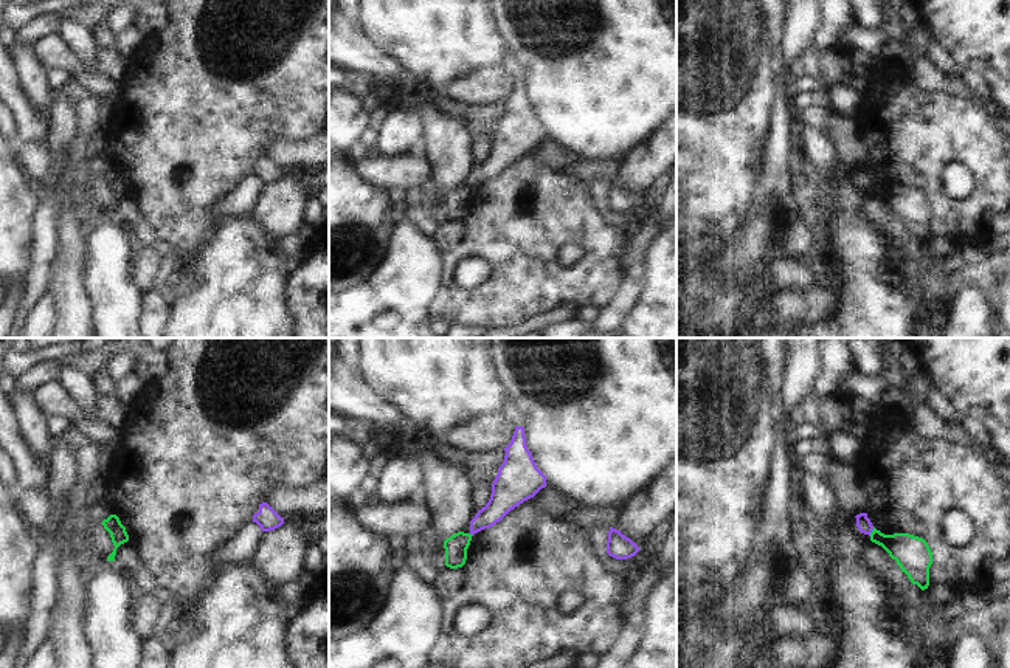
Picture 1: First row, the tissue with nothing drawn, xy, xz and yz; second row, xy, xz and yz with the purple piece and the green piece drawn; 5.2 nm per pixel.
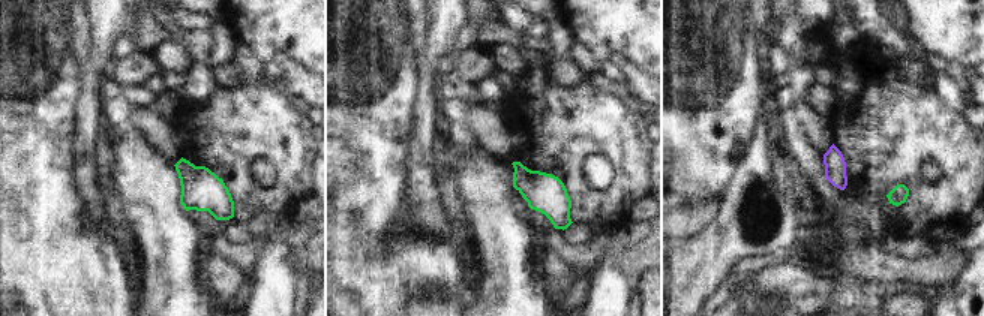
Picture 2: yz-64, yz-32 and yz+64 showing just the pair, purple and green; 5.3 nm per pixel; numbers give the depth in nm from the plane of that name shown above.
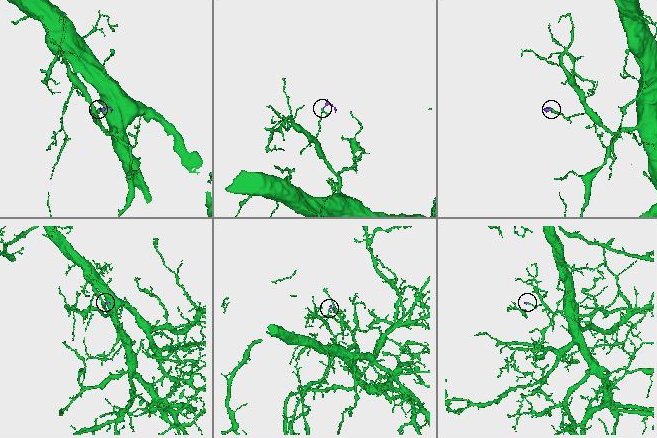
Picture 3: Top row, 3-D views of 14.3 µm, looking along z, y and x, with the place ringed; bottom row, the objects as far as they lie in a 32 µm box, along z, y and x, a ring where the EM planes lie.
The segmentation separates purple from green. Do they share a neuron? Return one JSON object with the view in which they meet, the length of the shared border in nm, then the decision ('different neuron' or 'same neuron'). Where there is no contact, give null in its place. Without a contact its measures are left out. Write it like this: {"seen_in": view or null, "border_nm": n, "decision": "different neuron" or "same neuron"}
{"seen_in": "yz", "border_nm": 50, "decision": "different neuron"}

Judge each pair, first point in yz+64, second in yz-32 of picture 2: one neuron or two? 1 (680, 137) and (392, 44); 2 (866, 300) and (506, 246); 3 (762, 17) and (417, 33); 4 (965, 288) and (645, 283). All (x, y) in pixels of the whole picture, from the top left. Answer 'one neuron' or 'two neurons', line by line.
1: one neuron
2: one neuron
3: one neuron
4: one neuron

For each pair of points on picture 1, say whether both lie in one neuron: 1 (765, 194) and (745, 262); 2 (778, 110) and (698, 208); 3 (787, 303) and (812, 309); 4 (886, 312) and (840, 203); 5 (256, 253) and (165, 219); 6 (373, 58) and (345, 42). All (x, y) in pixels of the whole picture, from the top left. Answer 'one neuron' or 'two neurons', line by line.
1: one neuron
2: two neurons
3: one neuron
4: one neuron
5: two neurons
6: one neuron

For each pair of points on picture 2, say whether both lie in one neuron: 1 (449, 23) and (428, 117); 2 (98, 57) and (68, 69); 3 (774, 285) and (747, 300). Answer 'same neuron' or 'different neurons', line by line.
1: same neuron
2: different neurons
3: different neurons

